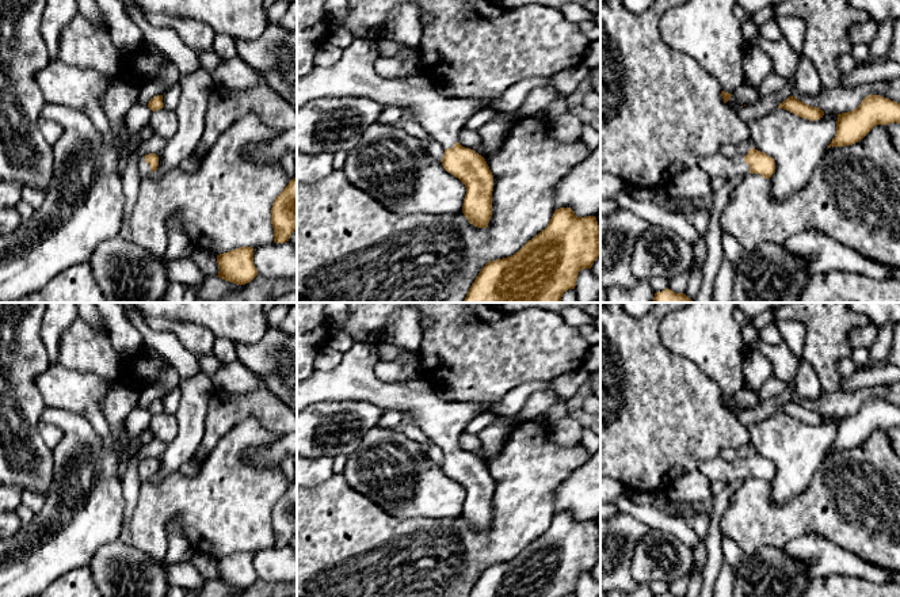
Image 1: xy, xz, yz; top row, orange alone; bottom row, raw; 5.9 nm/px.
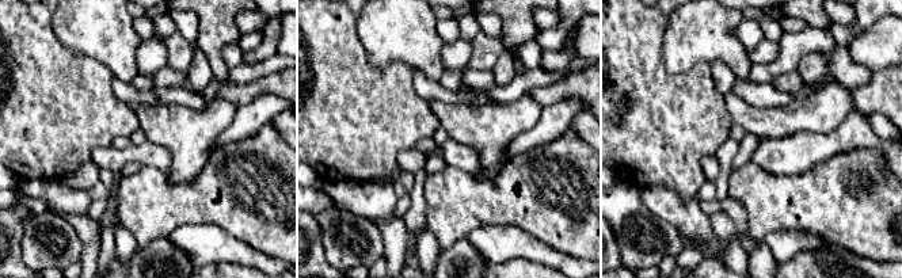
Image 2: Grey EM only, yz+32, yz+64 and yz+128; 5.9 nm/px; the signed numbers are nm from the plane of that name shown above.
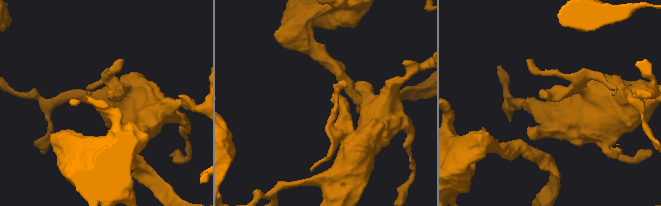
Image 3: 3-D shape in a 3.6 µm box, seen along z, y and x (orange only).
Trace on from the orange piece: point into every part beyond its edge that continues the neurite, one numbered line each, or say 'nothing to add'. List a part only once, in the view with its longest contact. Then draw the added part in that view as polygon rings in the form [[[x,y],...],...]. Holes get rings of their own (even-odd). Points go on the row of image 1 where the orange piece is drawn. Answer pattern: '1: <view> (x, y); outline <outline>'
1: yz (714, 166); outline [[[717,152],[713,155],[702,155],[698,159],[697,167],[709,178],[731,179],[733,176],[747,178],[750,166],[744,161],[744,155],[736,153],[733,157],[727,157]]]

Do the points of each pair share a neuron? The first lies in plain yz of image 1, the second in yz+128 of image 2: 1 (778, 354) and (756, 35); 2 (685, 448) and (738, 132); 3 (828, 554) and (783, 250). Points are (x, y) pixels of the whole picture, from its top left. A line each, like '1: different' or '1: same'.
1: different
2: different
3: same

